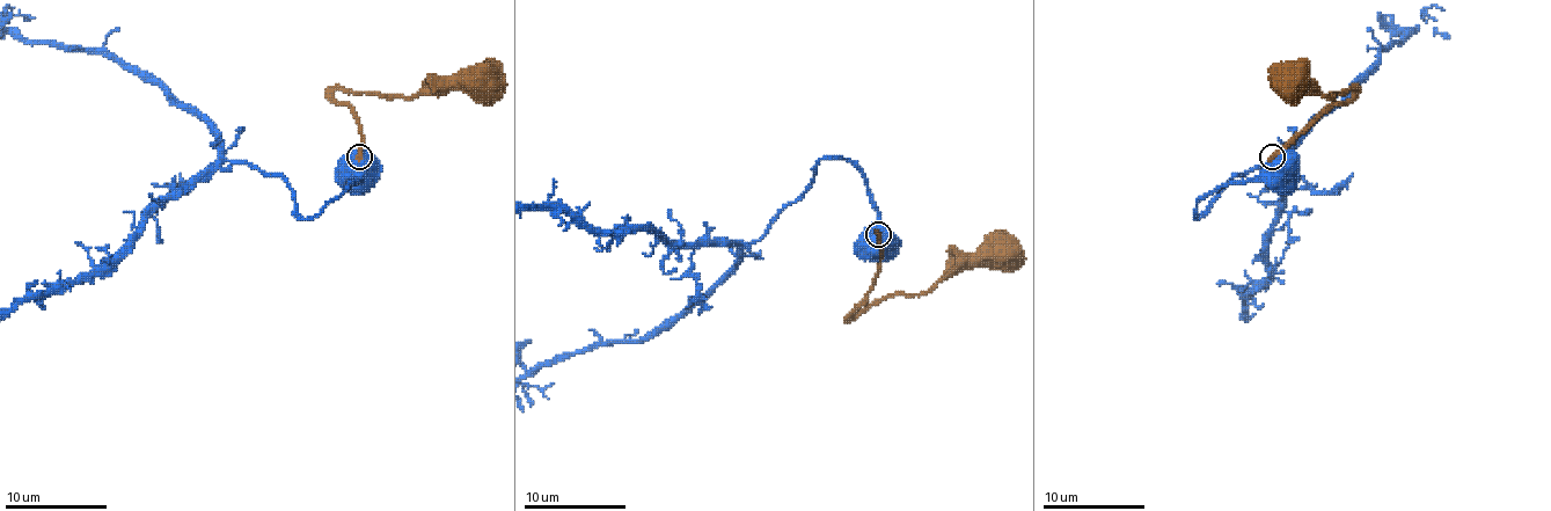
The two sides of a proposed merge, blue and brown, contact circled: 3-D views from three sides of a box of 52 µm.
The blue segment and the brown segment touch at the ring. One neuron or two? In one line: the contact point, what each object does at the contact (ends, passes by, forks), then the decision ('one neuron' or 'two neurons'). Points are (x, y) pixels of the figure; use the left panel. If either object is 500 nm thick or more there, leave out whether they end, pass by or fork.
place (359, 157); two neurons

